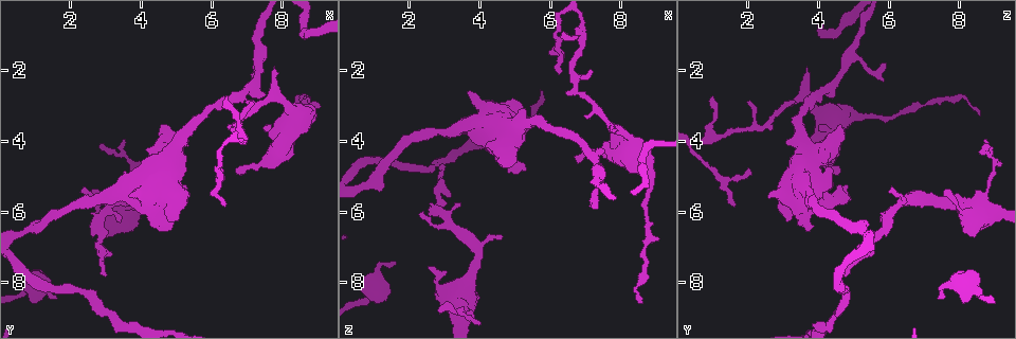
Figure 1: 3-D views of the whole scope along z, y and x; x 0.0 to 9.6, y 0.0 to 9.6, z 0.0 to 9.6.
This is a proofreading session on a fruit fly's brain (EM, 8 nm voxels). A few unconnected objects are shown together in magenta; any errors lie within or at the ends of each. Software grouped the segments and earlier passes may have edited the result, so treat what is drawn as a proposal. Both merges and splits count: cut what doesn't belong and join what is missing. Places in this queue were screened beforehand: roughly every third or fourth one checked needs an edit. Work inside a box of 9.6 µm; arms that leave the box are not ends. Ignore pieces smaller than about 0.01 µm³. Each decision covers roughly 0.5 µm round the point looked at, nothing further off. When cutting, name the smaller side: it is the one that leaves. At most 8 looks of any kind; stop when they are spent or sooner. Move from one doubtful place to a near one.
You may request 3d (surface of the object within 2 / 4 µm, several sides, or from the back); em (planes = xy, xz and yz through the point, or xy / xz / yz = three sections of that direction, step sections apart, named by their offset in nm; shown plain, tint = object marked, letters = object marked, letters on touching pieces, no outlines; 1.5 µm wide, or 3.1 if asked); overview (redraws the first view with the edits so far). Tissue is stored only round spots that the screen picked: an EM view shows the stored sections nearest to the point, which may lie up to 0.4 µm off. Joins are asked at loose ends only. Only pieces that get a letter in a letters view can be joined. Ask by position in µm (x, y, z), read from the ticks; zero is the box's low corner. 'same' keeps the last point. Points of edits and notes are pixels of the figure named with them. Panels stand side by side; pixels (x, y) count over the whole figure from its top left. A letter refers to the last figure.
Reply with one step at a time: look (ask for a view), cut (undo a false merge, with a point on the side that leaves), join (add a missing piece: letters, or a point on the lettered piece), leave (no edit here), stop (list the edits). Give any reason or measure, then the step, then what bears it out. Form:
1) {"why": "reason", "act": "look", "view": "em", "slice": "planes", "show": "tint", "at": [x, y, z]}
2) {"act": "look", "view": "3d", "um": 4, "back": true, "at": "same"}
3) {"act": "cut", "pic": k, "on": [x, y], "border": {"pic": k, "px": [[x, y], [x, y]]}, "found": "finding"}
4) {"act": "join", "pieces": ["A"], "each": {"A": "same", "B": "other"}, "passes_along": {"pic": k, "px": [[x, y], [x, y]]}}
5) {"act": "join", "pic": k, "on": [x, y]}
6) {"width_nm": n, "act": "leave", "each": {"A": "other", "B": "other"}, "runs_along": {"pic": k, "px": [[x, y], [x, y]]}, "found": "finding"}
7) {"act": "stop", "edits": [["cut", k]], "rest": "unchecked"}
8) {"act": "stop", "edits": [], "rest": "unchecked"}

{"why": "free end", "act": "look", "view": "em", "slice": "xz", "step": 8, "show": "letters", "at": [7.85, 1.90, 3.75]}

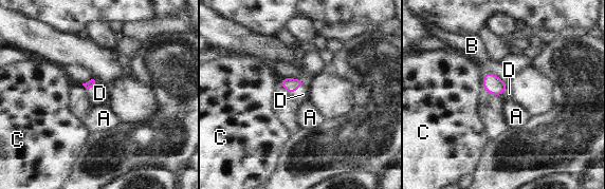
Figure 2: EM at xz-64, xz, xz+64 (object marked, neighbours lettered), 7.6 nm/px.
{"act": "look", "view": "em", "slice": "planes", "show": "letters", "at": "same"}

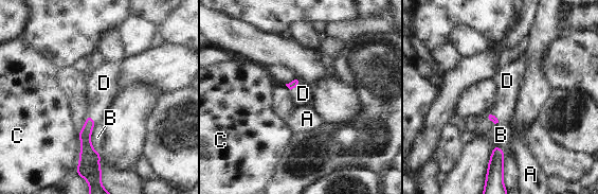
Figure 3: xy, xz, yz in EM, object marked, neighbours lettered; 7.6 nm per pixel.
{"act": "join", "pieces": ["D"], "each": {"A": "other", "B": "other", "C": "other", "D": "same"}, "passes_along": {"pic": 3, "px": [[494, 120], [496, 117], [507, 86]]}, "found": "the neuron continues"}

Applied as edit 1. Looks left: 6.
{"why": "see it whole again", "act": "look", "view": "overview"}

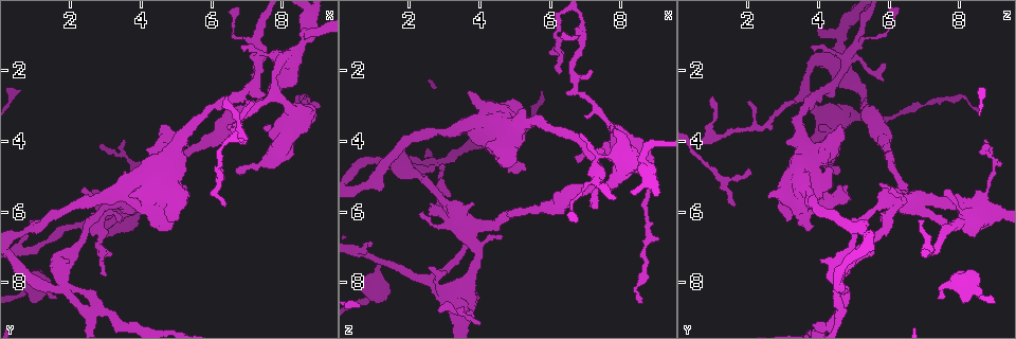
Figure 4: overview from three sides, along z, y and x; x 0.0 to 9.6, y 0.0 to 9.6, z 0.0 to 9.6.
{"why": "branch stops here", "act": "look", "view": "3d", "um": 2, "at": [3.55, 5.50, 2.60]}

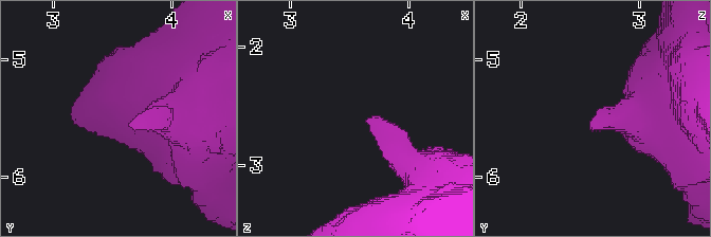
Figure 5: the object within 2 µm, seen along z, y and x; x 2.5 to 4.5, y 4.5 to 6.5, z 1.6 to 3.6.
{"why": "now the EM", "act": "look", "view": "em", "slice": "planes", "show": "letters", "at": [3.62, 5.56, 2.62]}

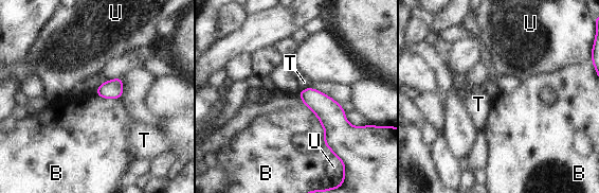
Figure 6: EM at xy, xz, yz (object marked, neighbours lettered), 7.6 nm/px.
{"act": "leave", "each": {"B": "other", "T": "other", "U": "other"}, "border": {"pic": 6, "px": [[303, 102], [316, 117], [324, 139]]}, "found": "none of them fits"}

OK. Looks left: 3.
{"act": "look", "view": "3d", "um": 2, "at": [4.15, 4.20, 4.15]}

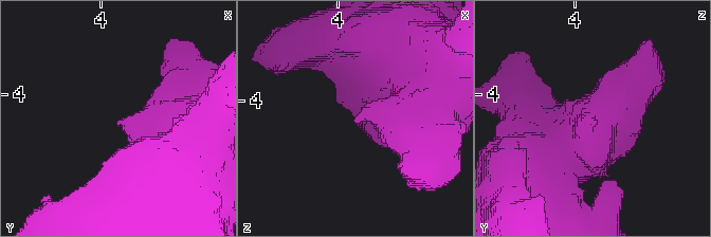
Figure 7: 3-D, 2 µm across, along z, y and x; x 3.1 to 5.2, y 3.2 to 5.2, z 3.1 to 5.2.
{"why": "now the EM", "act": "look", "view": "em", "slice": "planes", "show": "letters", "at": [4.14, 4.20, 4.14]}

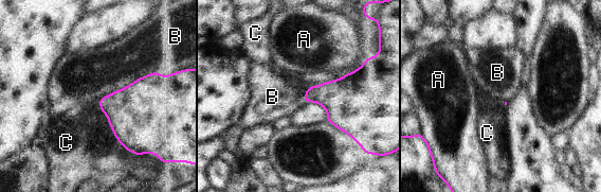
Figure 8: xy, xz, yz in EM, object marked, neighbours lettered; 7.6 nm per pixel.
{"act": "leave", "each": {"A": "other", "B": "other", "C": "other"}, "border": {"pic": 8, "px": [[165, 74], [152, 71], [98, 100]]}, "found": "none of them fits"}

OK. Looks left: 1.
{"act": "stop", "edits": [["join", 3]], "rest": "unchecked"}

